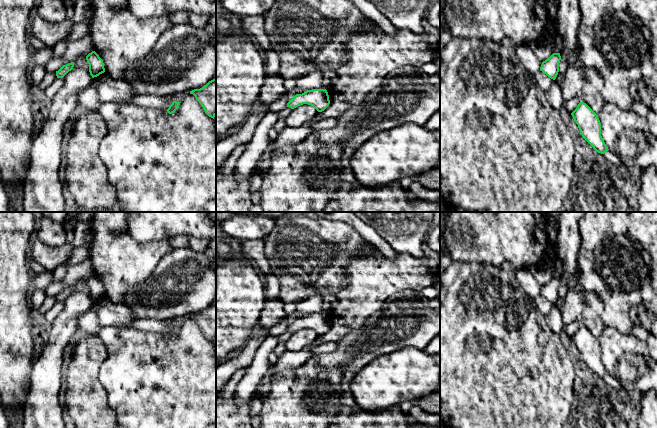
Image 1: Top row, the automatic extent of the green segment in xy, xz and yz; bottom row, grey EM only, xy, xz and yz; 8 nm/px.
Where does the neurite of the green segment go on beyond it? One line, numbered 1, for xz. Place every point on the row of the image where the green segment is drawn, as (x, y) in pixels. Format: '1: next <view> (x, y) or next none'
1: next none

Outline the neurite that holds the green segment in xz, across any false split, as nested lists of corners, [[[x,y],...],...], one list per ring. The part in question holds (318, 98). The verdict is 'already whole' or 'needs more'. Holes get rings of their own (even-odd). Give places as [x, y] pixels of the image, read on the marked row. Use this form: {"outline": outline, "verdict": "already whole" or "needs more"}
{"outline": [[[326,89],[307,90],[302,94],[296,94],[287,107],[294,109],[300,105],[308,104],[313,106],[318,112],[324,111],[330,104],[329,95]]], "verdict": "already whole"}

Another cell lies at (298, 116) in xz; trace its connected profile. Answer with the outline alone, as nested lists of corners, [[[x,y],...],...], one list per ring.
[[[300,105],[290,112],[285,118],[286,125],[292,128],[299,128],[307,121],[313,119],[318,114],[318,111],[311,105]]]

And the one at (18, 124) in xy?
[[[0,0],[0,173],[7,193],[15,195],[23,188],[30,162],[32,142],[39,122],[33,112],[33,100],[29,70],[32,64],[32,48],[29,44],[30,21],[36,0]]]

